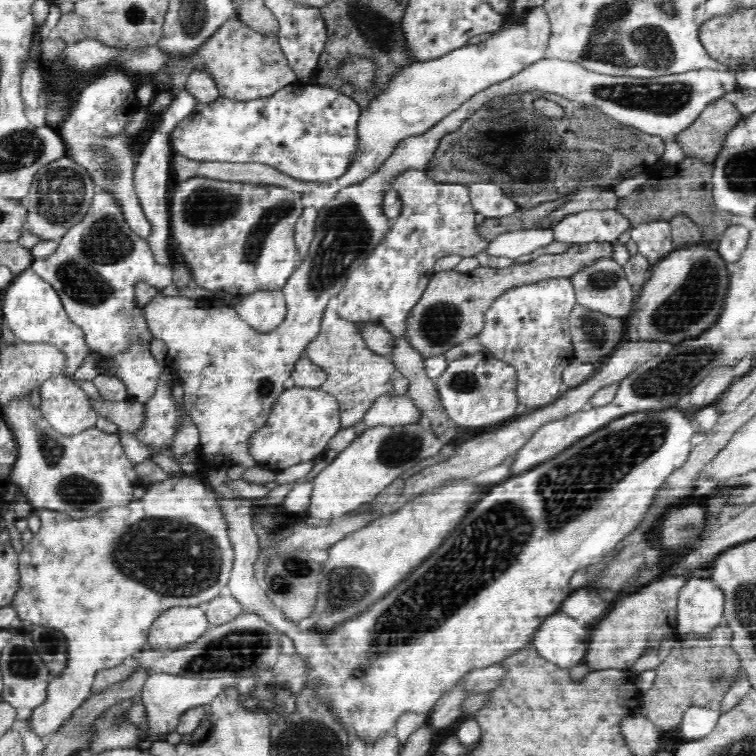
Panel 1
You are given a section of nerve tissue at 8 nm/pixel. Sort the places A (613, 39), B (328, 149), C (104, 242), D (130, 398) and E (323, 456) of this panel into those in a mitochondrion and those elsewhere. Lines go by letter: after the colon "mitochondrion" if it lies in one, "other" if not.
A: mitochondrion
B: other
C: mitochondrion
D: other
E: other

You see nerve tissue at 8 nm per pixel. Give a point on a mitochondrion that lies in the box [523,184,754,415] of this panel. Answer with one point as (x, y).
(700, 291)

